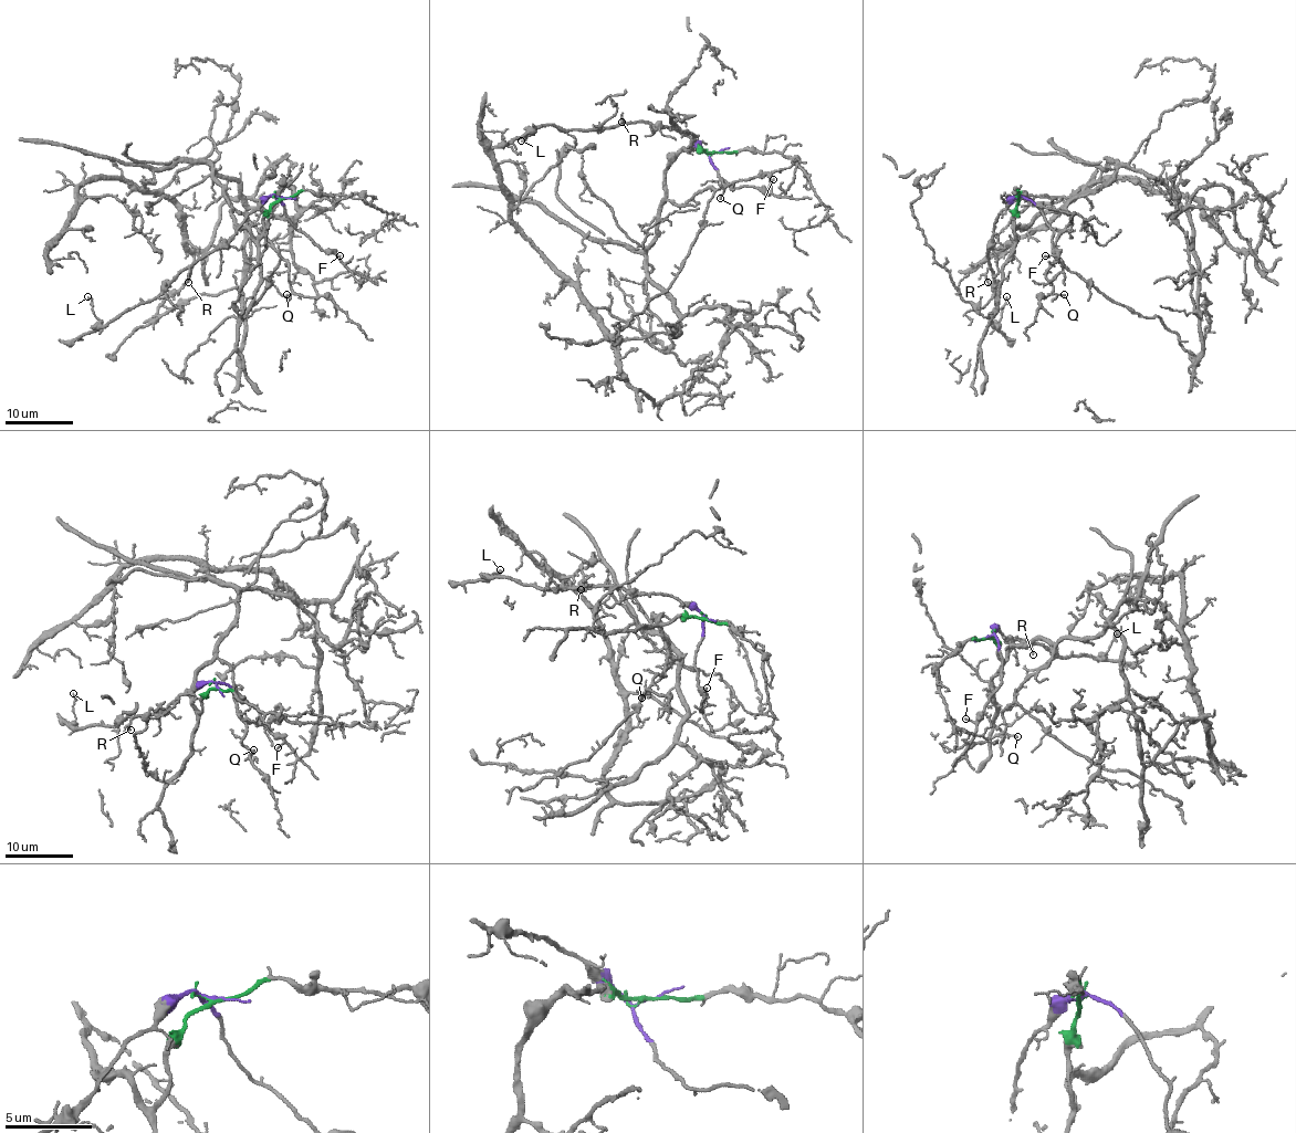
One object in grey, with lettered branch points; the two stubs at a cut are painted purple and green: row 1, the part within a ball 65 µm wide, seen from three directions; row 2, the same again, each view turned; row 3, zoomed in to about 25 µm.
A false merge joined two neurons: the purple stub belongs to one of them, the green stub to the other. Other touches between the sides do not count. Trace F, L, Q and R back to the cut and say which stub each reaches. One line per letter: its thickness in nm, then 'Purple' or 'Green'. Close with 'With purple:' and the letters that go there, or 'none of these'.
F: Thickness 110 nm. Purple
L: Thickness 90 nm. Purple
Q: Thickness 130 nm. Green
R: Thickness 110 nm. Purple
With purple: F, L, R

